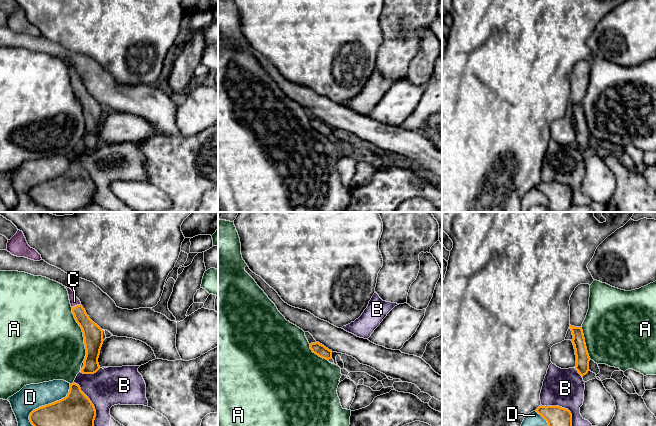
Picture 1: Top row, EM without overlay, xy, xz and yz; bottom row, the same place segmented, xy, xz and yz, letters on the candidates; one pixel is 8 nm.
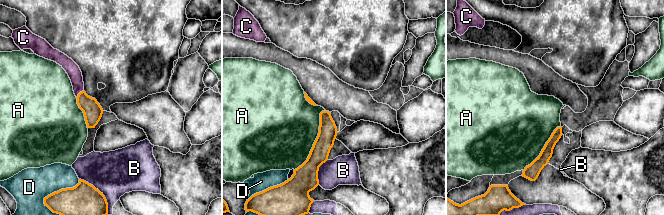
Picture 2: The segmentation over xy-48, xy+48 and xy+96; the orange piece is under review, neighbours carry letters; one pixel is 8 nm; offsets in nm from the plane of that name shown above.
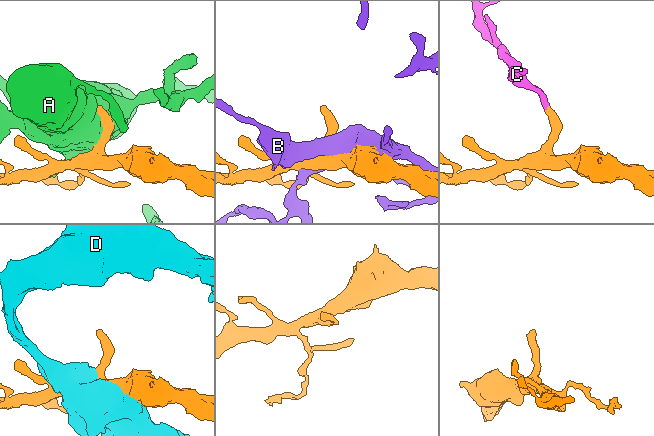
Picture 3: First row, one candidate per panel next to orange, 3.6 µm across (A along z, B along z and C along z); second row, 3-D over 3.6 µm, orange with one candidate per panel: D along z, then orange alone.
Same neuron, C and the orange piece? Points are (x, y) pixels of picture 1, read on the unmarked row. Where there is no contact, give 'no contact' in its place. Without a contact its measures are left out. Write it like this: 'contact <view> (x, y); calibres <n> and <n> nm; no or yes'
contact xy (77, 81); calibres 150 and 80 nm; yes

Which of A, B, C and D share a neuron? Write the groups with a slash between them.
A / B / C / D

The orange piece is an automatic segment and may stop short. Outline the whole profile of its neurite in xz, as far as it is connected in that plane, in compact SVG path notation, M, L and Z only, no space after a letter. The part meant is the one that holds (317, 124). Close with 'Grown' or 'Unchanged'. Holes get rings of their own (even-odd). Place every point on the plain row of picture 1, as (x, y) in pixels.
M319 118L311 119L310 125L313 129L315 129L323 135L332 135L332 127L326 124L324 121L320 120Z. Unchanged

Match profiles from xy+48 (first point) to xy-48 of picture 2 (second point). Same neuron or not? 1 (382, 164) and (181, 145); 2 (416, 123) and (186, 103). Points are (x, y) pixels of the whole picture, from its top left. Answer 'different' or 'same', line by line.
1: different
2: different

